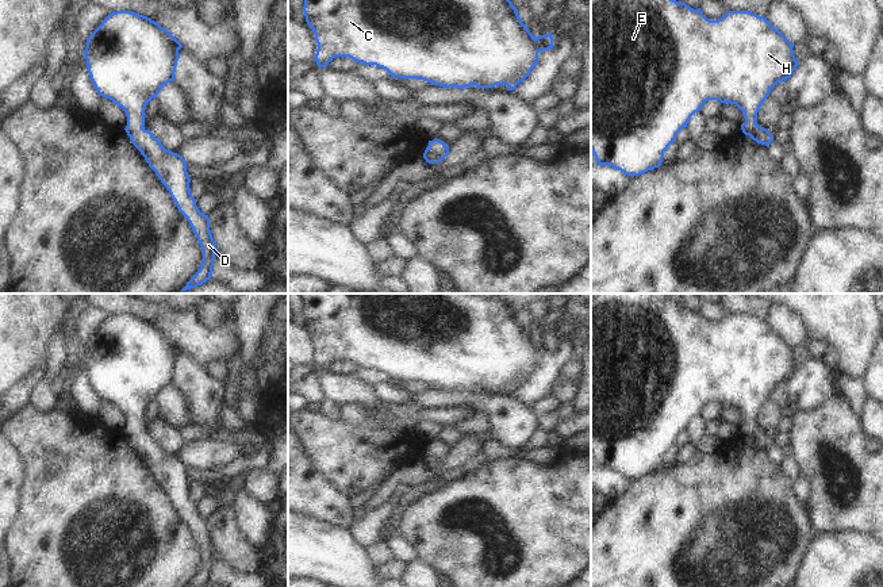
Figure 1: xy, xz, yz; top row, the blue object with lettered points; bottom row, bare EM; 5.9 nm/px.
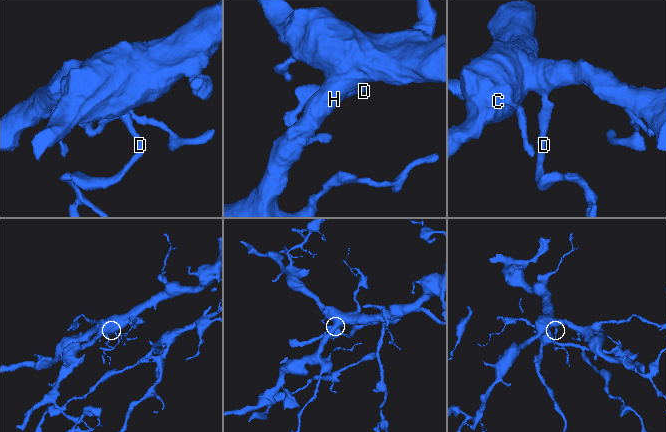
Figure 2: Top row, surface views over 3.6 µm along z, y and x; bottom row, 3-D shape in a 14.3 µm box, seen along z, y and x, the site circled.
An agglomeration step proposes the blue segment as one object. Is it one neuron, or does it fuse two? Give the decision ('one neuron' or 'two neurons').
one neuron

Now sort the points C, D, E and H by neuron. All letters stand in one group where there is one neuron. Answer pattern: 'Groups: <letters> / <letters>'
Groups: C D E H

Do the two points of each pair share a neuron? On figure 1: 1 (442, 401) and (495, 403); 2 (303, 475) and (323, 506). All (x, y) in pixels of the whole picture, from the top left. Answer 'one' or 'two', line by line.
1: one
2: one

